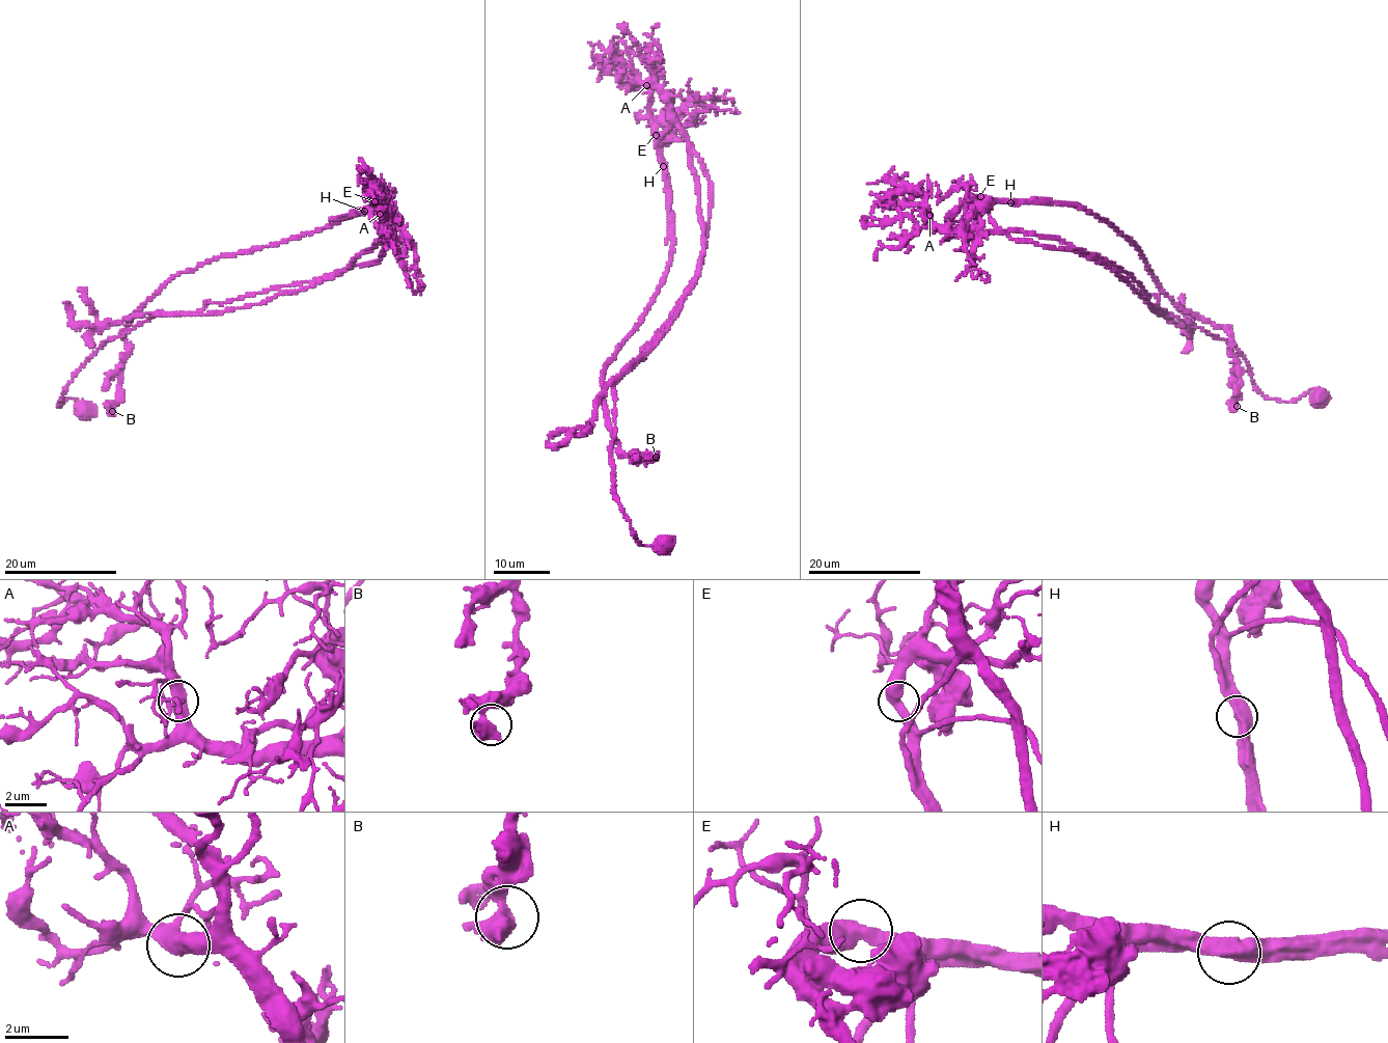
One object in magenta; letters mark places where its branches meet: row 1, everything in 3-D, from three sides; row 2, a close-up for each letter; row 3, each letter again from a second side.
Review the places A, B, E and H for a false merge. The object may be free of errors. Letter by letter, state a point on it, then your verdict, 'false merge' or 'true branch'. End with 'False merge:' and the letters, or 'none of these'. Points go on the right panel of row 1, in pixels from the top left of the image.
A: (930, 215) | true branch
B: (1237, 406) | true branch
E: (980, 196) | true branch
H: (1010, 202) | false merge
False merge: H

